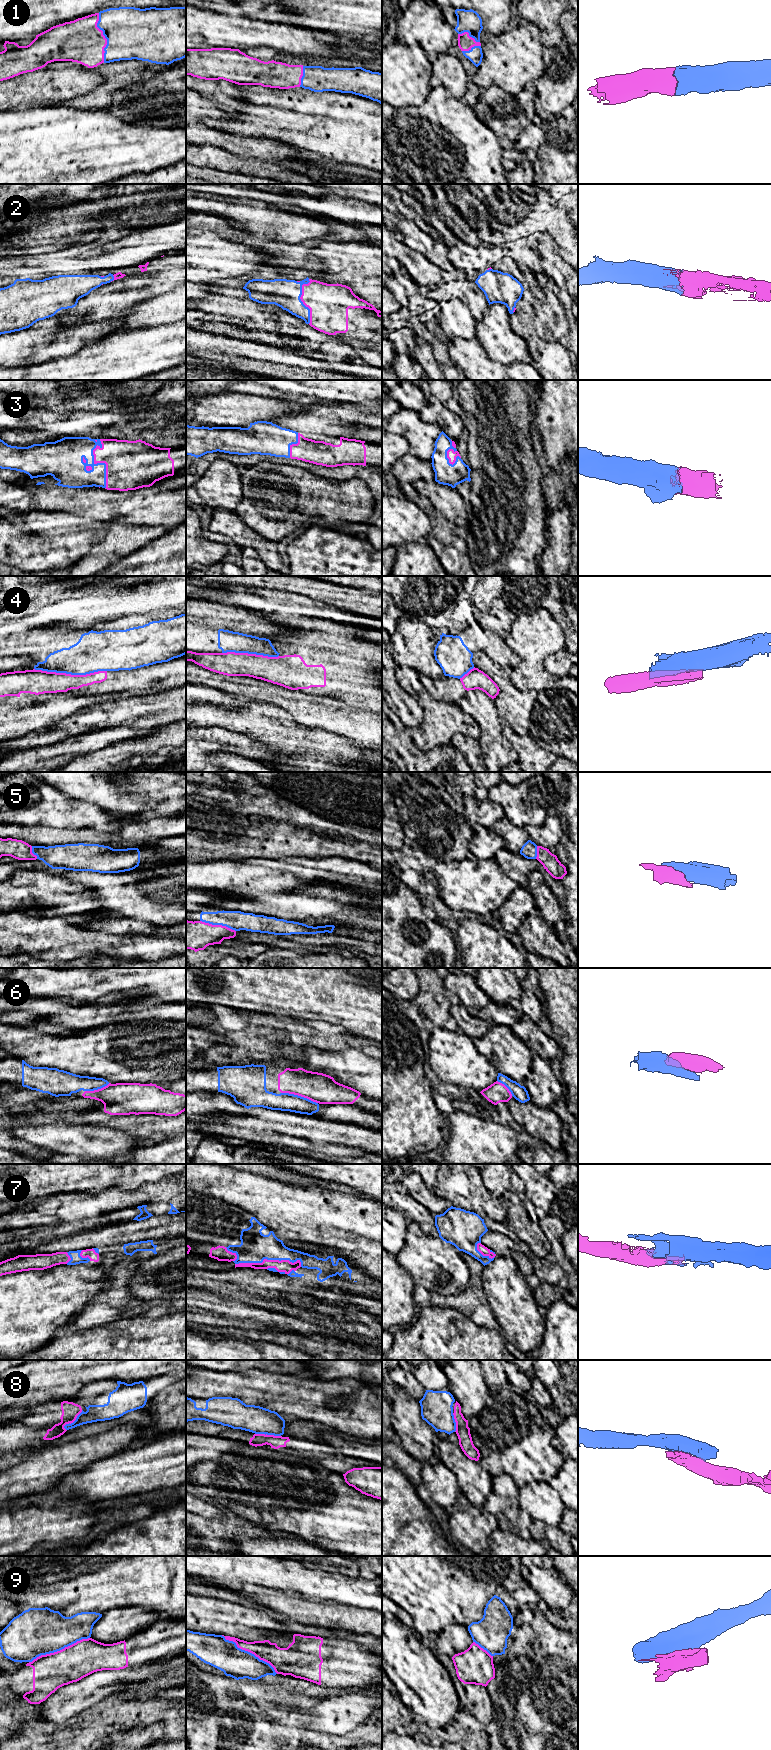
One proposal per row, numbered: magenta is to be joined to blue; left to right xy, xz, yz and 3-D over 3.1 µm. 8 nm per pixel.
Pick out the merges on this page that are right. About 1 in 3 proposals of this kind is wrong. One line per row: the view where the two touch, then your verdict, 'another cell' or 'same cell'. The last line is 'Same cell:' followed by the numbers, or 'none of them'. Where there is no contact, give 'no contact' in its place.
1: meets blue in xy; same cell
2: meets blue in xz; same cell
3: meets blue in xy; same cell
4: meets blue in xy; another cell
5: meets blue in xz; same cell
6: meets blue in xz; same cell
7: meets blue in xz; same cell
8: meets blue in xz; another cell
9: meets blue in xy; another cell
Same cell: 1, 2, 3, 5, 6, 7

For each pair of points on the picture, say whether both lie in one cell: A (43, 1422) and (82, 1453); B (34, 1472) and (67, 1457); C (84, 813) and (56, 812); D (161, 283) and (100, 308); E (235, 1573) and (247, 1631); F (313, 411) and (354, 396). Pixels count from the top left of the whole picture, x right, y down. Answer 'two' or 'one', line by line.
A: two
B: one
C: one
D: one
E: two
F: two

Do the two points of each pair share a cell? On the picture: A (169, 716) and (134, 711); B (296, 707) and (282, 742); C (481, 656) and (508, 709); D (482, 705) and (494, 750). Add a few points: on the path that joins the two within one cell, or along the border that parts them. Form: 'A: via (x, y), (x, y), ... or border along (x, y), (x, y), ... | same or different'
A: via (160, 711), (143, 711) | same
B: border along (273, 704), (286, 710), (297, 722), (313, 727) | different
C: via (492, 669), (504, 682), (508, 696) | same
D: via (486, 716), (490, 723), (490, 739) | same

